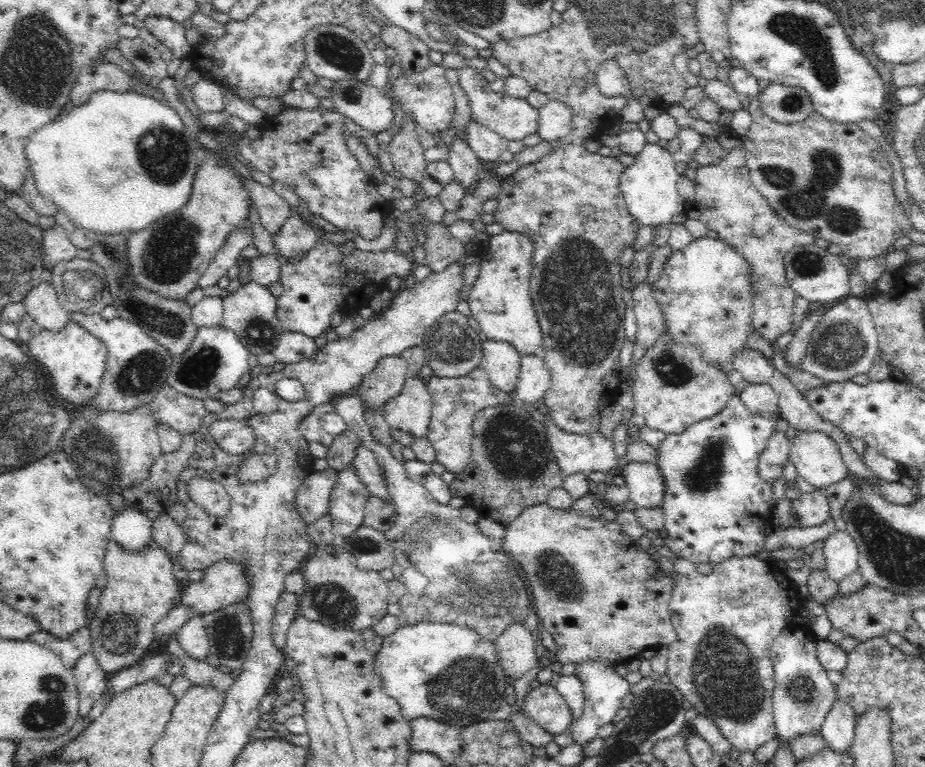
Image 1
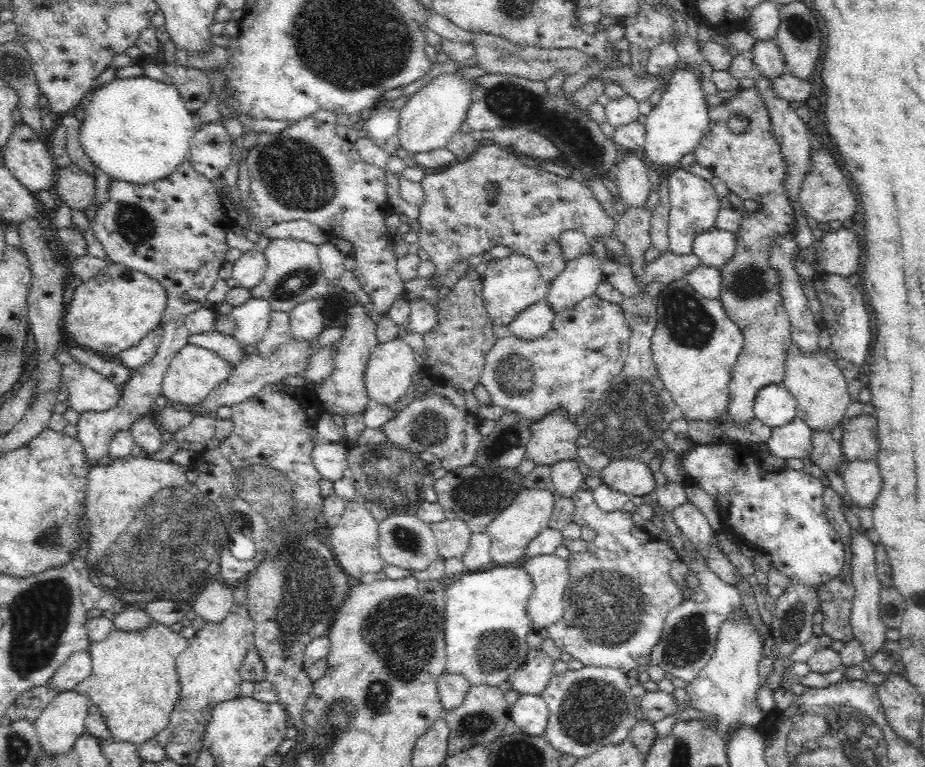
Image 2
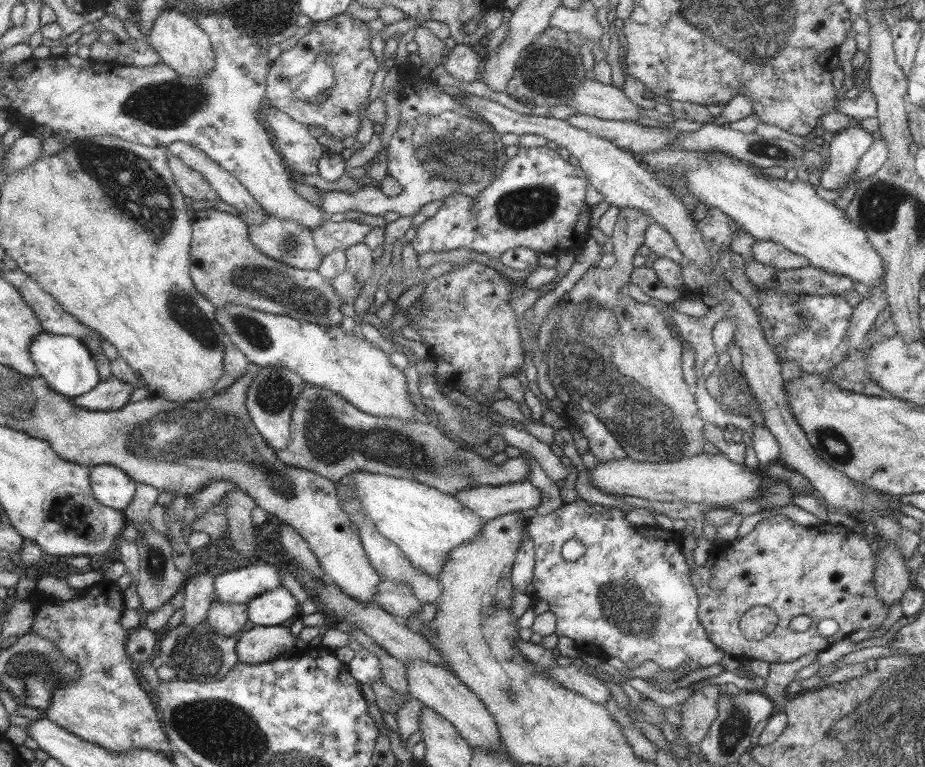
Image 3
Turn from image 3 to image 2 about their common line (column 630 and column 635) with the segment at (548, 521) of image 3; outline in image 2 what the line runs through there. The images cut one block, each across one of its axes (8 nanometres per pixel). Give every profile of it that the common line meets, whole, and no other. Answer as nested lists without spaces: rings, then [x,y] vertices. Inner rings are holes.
[[[583,485],[583,489],[581,487],[576,490],[570,498],[575,506],[573,520],[583,528],[589,527],[594,530],[596,536],[594,536],[594,539],[591,542],[588,542],[586,551],[572,552],[569,554],[566,562],[568,563],[570,578],[563,594],[563,614],[555,623],[552,623],[546,629],[550,634],[551,640],[553,640],[556,645],[556,648],[559,648],[563,652],[568,652],[568,654],[572,655],[572,658],[580,660],[584,667],[616,667],[616,669],[620,669],[624,675],[627,675],[630,670],[636,669],[640,665],[647,665],[648,660],[650,660],[651,650],[659,641],[660,635],[662,634],[663,624],[666,614],[668,614],[668,610],[672,610],[674,606],[678,606],[684,600],[681,589],[678,588],[676,581],[672,579],[669,573],[670,562],[672,562],[672,560],[676,560],[676,556],[674,555],[674,552],[666,548],[662,542],[656,538],[650,537],[646,532],[641,531],[640,528],[632,521],[630,513],[624,512],[622,509],[614,510],[614,512],[602,512],[596,504],[593,490],[591,488]]]

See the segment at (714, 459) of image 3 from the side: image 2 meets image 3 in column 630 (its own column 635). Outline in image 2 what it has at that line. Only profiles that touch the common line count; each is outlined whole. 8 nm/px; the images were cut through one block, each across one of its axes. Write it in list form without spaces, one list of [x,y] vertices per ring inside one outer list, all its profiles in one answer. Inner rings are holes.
[[[611,459],[602,470],[601,483],[632,496],[644,496],[655,490],[655,475],[645,459]]]

